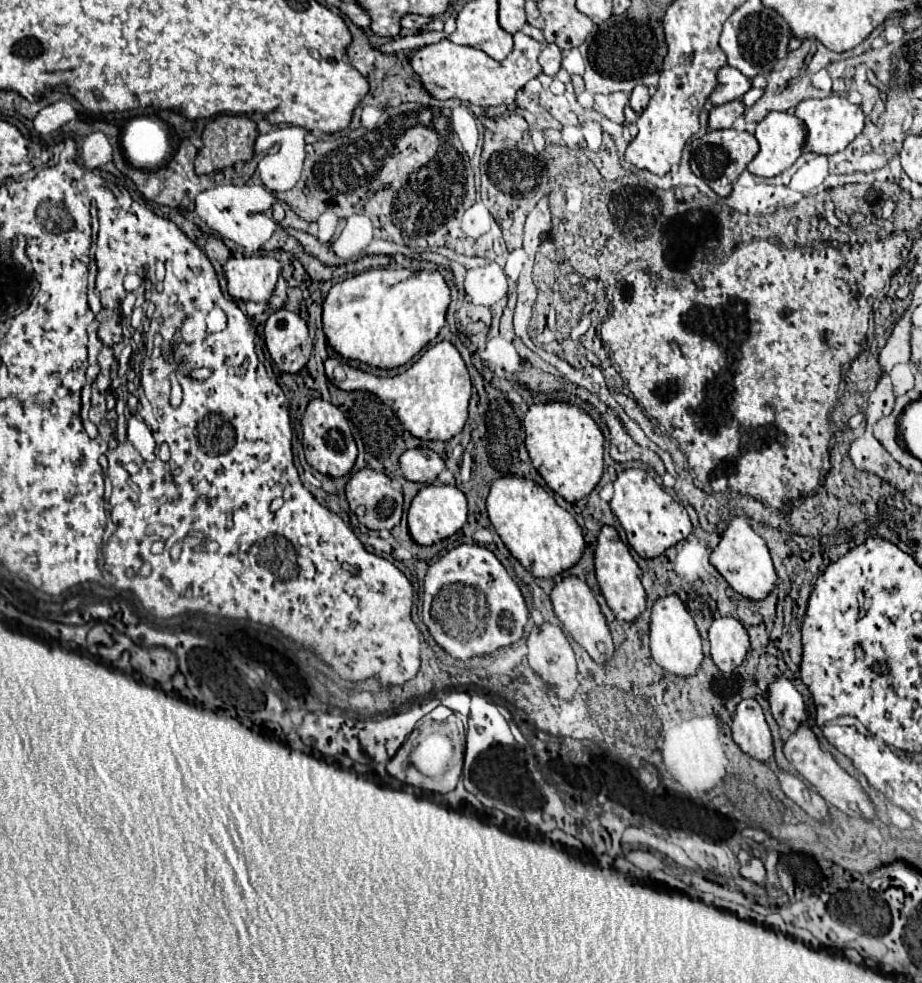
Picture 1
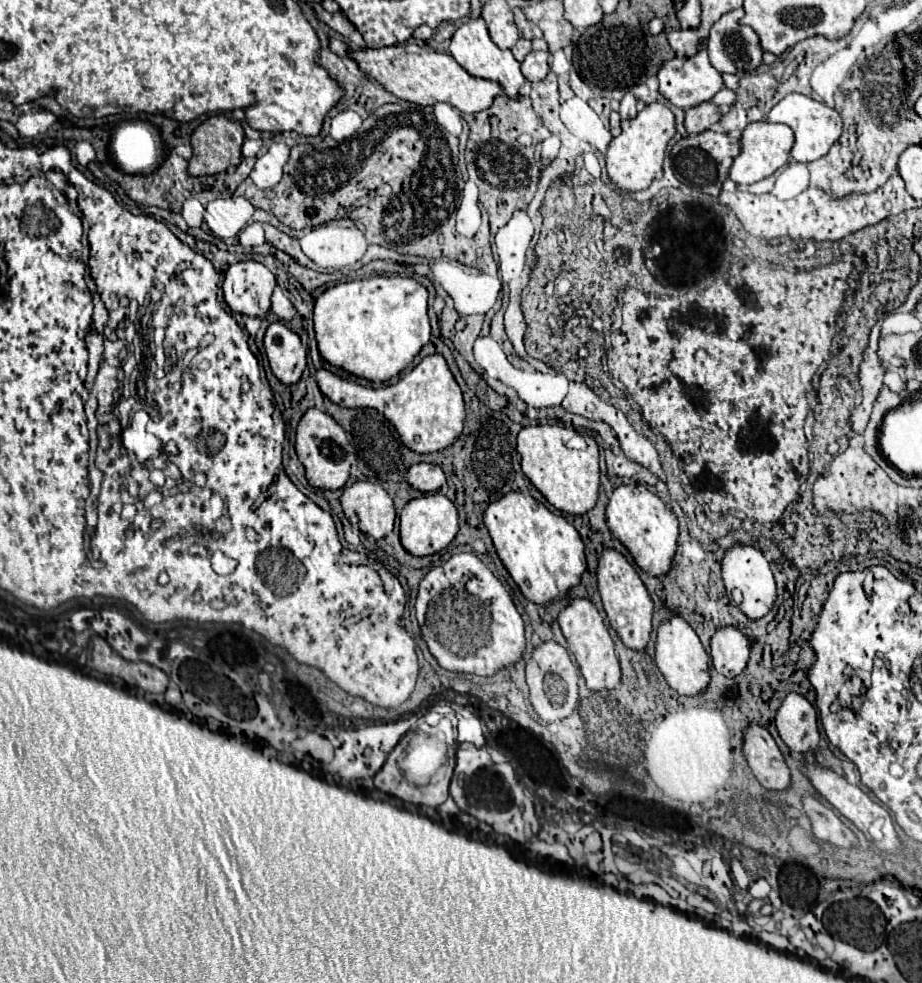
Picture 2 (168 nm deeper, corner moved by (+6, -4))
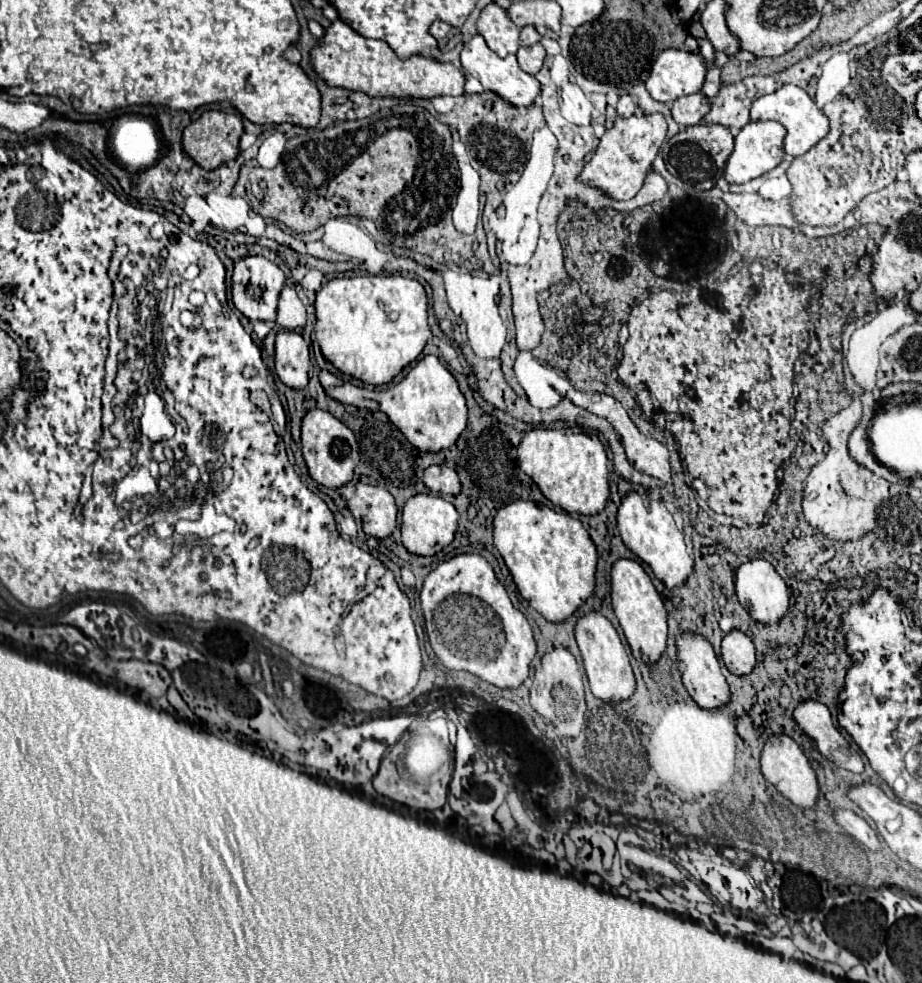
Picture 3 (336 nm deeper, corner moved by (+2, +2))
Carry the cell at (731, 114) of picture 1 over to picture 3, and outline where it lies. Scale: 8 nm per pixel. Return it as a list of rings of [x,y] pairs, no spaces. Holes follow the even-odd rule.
[[[695,92],[673,100],[671,116],[681,126],[693,126],[693,124],[699,124],[701,118],[709,112],[709,106],[711,102],[707,100],[707,96],[701,92]]]

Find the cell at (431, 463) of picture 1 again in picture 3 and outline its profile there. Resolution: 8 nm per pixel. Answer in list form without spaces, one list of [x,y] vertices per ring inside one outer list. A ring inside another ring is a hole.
[[[429,466],[429,470],[425,470],[423,474],[423,484],[431,492],[441,492],[451,496],[457,496],[461,492],[461,482],[457,472],[447,466]]]

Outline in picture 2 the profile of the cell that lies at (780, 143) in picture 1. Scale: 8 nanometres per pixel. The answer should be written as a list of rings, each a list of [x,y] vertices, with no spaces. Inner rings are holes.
[[[751,122],[741,136],[741,154],[735,158],[729,178],[737,184],[755,184],[775,170],[789,162],[789,154],[793,148],[793,130],[785,124],[771,124],[771,122]]]

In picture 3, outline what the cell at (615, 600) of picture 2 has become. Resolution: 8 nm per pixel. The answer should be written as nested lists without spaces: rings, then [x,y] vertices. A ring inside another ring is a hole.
[[[617,560],[611,570],[613,610],[625,632],[635,660],[657,664],[667,648],[667,610],[647,572],[635,560]]]

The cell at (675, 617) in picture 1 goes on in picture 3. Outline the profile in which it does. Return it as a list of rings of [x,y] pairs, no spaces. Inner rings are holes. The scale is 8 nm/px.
[[[683,632],[679,638],[677,638],[677,646],[679,646],[679,660],[683,662],[681,668],[683,668],[683,684],[687,688],[687,692],[691,694],[691,698],[705,710],[713,710],[713,708],[719,708],[719,706],[725,706],[731,698],[731,692],[729,692],[729,684],[719,668],[719,660],[713,652],[713,646],[699,634],[689,634],[689,632]]]

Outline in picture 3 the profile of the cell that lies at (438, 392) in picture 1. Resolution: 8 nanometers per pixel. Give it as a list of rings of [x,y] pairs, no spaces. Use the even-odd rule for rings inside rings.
[[[425,356],[417,362],[417,366],[395,386],[385,390],[361,388],[351,382],[343,382],[335,374],[321,370],[319,374],[321,386],[327,396],[339,400],[341,404],[353,404],[357,408],[381,410],[389,416],[389,420],[403,432],[403,436],[421,452],[441,452],[455,444],[459,434],[467,426],[467,406],[465,398],[451,376],[451,372],[441,364],[437,356]]]

